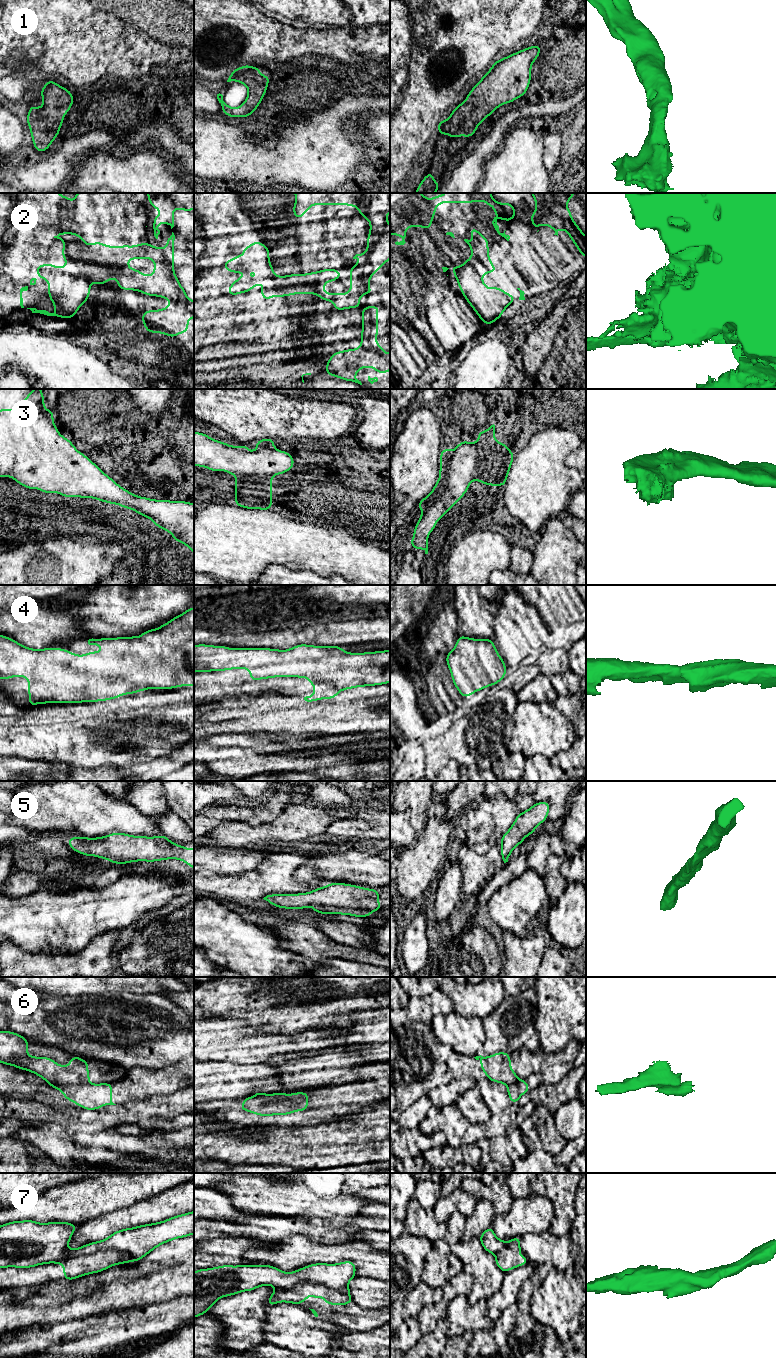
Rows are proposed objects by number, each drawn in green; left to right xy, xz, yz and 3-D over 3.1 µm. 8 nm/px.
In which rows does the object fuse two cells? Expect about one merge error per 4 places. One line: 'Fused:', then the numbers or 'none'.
Fused: 2, 6, 7

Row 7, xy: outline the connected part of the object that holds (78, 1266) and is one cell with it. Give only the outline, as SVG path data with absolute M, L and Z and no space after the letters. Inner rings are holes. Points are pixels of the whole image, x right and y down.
M108 1249L90 1255L72 1257L58 1263L63 1265L63 1280L74 1280L78 1277L98 1273L114 1265L131 1261L131 1257L127 1252Z

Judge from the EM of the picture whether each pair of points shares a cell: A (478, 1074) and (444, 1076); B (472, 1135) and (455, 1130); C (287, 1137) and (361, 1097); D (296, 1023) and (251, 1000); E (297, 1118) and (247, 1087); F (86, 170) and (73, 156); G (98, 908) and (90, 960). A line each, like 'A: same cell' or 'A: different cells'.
A: different cells
B: different cells
C: different cells
D: same cell
E: same cell
F: different cells
G: different cells

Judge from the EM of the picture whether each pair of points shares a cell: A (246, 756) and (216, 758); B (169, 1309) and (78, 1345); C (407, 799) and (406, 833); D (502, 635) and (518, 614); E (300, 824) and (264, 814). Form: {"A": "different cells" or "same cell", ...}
{"A": "same cell", "B": "same cell", "C": "same cell", "D": "same cell", "E": "different cells"}

